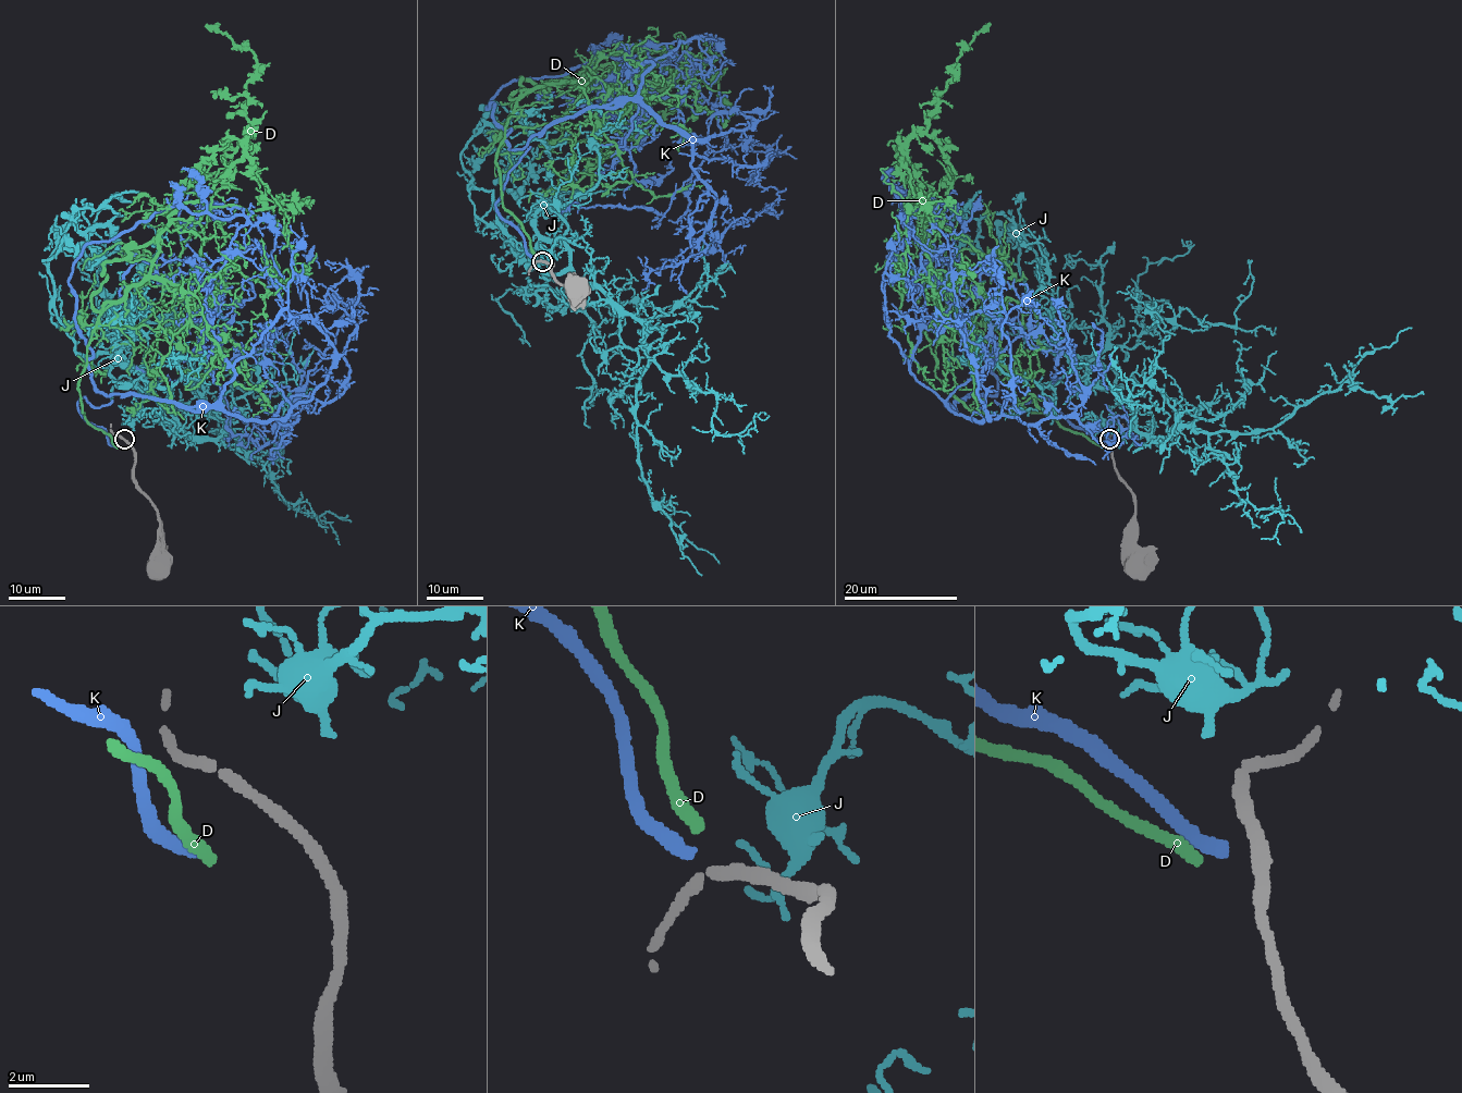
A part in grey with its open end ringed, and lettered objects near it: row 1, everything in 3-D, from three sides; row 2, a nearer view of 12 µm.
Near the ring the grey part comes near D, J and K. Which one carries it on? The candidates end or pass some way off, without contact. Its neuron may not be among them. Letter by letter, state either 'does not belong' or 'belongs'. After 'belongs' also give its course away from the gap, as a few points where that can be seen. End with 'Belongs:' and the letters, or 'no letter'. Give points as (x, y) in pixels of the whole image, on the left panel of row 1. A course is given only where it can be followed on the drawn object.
D: does not belong
J: belongs; course (132, 430), (140, 414), (176, 426), (112, 355), (75, 351), (42, 261), (80, 208), (139, 193)
K: does not belong
Belongs: J

